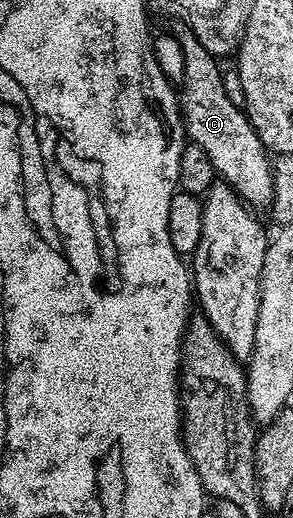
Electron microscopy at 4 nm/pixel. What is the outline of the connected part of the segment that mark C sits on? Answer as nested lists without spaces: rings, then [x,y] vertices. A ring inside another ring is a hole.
[[[192,33],[181,39],[181,51],[185,54],[185,71],[189,74],[189,91],[181,91],[179,102],[181,117],[185,120],[188,142],[199,145],[211,157],[218,176],[250,208],[268,208],[273,202],[273,164],[270,152],[265,150],[259,133],[251,125],[249,116],[238,101],[227,98],[227,76],[221,72],[218,56],[207,53]]]

